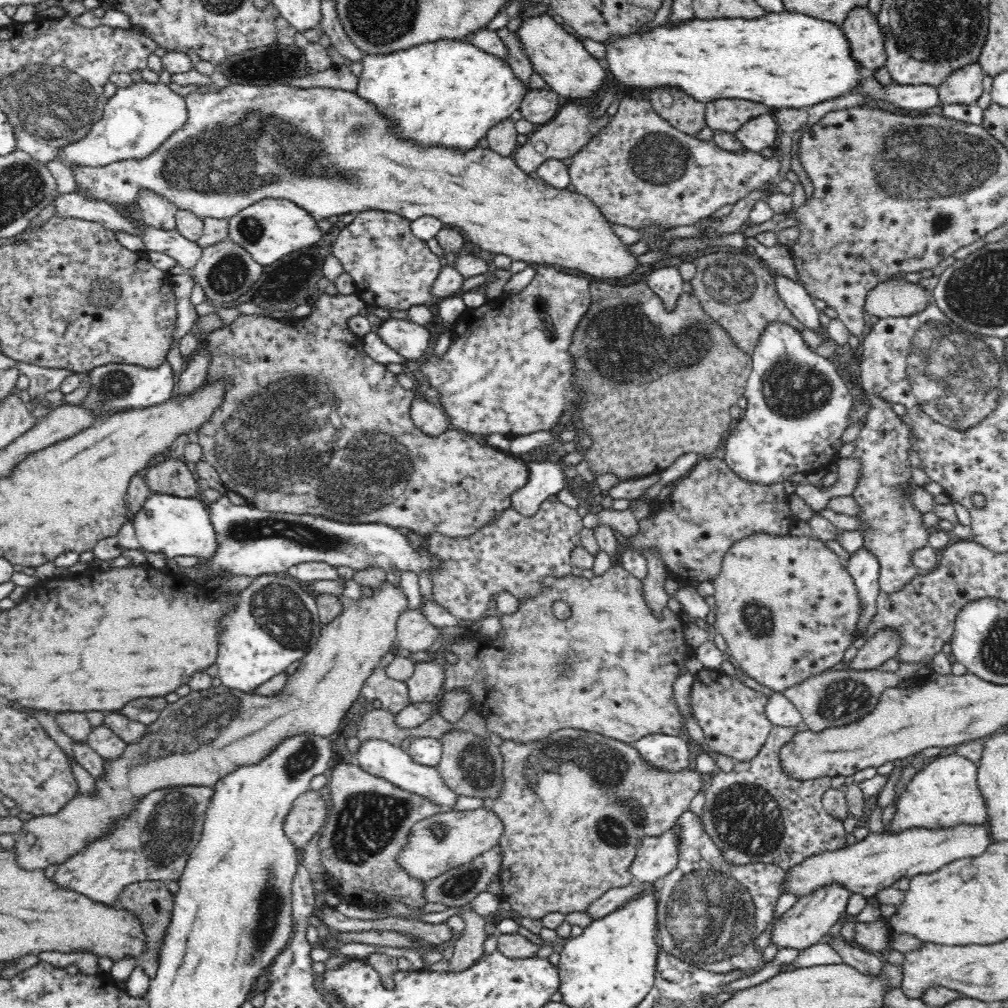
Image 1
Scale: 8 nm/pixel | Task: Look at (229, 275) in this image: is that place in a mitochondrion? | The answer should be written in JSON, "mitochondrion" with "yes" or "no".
{"mitochondrion":"yes"}

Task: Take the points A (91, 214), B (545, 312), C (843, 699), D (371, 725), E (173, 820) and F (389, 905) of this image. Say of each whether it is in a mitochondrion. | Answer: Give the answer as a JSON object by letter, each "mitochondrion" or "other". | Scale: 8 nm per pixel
{"A":"other","B":"other","C":"mitochondrion","D":"other","E":"mitochondrion","F":"other"}

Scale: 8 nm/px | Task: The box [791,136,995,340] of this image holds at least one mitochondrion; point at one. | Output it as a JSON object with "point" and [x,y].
{"point":[941,222]}

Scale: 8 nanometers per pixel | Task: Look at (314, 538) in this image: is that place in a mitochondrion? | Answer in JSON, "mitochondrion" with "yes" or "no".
{"mitochondrion":"yes"}

